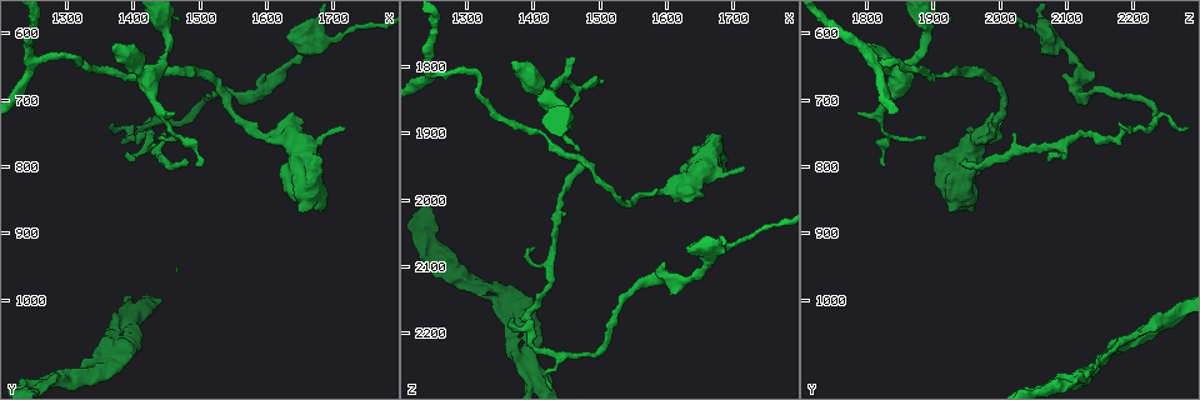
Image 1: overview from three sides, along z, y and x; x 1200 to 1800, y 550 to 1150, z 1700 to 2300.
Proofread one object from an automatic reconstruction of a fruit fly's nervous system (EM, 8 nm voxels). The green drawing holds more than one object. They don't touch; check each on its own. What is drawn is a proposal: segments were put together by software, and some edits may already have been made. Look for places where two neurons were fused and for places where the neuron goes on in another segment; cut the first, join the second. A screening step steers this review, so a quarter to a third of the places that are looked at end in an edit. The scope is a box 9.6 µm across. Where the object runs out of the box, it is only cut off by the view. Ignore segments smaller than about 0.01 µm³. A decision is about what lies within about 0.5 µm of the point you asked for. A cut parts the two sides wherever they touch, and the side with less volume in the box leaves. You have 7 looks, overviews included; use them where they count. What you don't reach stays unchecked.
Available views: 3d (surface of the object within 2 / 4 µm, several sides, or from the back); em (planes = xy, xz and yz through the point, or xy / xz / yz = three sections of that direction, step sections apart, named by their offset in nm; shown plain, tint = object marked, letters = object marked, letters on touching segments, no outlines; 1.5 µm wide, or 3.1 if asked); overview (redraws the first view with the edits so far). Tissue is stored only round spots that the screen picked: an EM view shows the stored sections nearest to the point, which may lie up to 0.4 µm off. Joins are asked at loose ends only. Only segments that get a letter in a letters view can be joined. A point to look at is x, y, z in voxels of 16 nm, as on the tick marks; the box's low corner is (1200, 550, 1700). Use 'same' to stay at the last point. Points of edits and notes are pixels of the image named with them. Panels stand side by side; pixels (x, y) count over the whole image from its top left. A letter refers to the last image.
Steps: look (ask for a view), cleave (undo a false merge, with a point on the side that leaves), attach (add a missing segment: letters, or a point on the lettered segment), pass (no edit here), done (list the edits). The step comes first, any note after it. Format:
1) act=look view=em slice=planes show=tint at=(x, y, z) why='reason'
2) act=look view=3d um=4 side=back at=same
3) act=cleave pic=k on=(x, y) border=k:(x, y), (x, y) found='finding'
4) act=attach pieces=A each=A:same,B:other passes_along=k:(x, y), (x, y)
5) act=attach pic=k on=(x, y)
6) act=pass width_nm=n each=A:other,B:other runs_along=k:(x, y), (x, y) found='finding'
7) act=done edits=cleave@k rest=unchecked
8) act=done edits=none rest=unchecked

act=look view=3d um=2 at=(1480, 790, 1945) why='thin end'

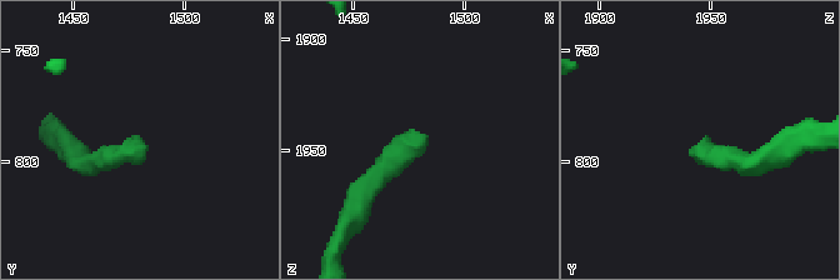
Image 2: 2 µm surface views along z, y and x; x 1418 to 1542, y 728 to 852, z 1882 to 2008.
act=look view=em slice=yz step=8 show=letters at=(1480, 792, 1944)

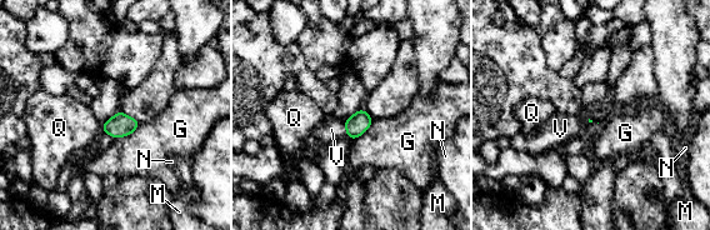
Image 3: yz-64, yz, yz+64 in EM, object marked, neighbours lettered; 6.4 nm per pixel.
act=look view=em slice=planes show=letters at=same why='another direction'

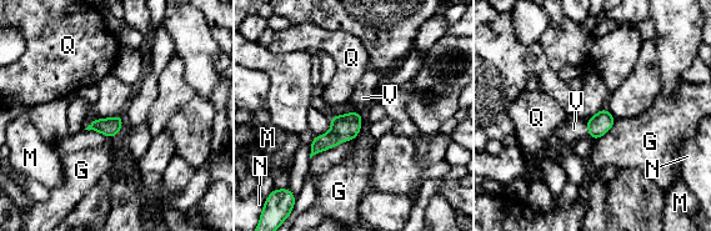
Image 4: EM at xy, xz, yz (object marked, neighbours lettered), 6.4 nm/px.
act=attach pieces=V each=G:other,M:other,N:other,Q:other,V:same passes_along=4:(597, 125), (587, 127), (574, 129) found='it goes on there'

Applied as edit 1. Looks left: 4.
act=look view=3d um=4 at=(1365, 615, 1790) why='free end'

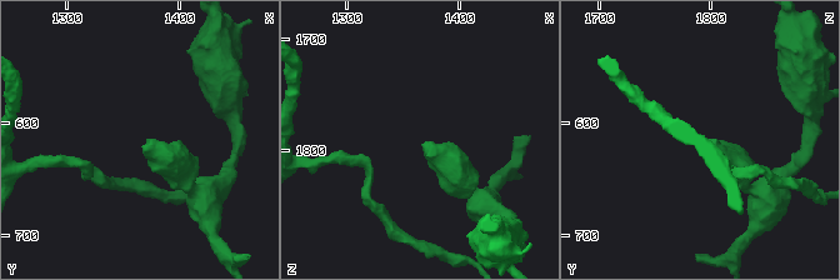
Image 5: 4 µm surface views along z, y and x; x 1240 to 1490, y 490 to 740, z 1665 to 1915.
act=look view=em slice=yz step=4 show=tint at=(1368, 620, 1794) why='need the tissue'

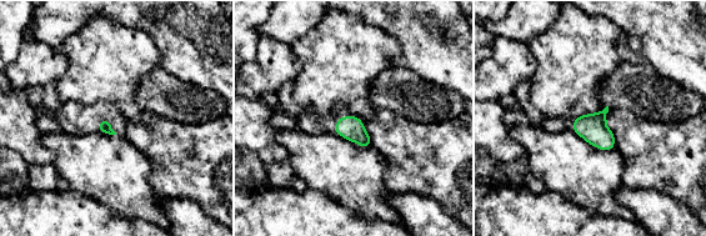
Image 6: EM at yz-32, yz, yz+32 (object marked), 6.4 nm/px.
act=look view=em slice=planes show=letters at=same why='another direction'

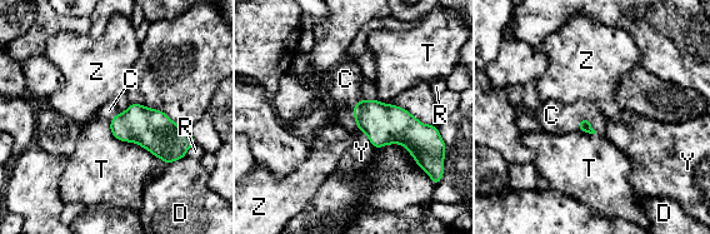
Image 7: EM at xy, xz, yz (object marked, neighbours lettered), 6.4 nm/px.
act=attach pieces=C longest_contact=T:460nm each=C:same,D:other,R:other,T:other,Y:other,Z:other found='it goes on there'

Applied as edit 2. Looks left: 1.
act=done edits=attach@4,attach@7 rest=unchecked

